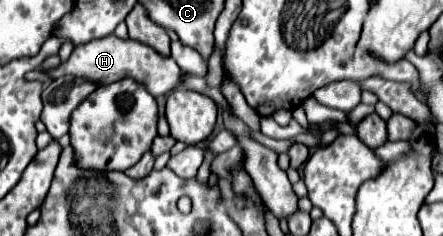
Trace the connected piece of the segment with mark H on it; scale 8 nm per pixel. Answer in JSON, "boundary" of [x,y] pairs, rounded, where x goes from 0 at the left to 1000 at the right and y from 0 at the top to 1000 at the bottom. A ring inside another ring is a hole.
{"boundary":[[[248,144],[248,153],[235,153],[230,169],[203,169],[199,186],[167,195],[158,246],[149,263],[135,263],[135,280],[117,288],[108,305],[108,322],[117,339],[126,339],[135,322],[181,322],[181,331],[226,347],[226,356],[253,356],[275,331],[302,331],[316,356],[325,356],[330,381],[352,415],[352,407],[366,407],[393,373],[402,373],[411,297],[402,288],[393,246],[357,237],[339,195],[325,195],[321,178],[307,178],[293,161],[271,169],[266,153]]]}

